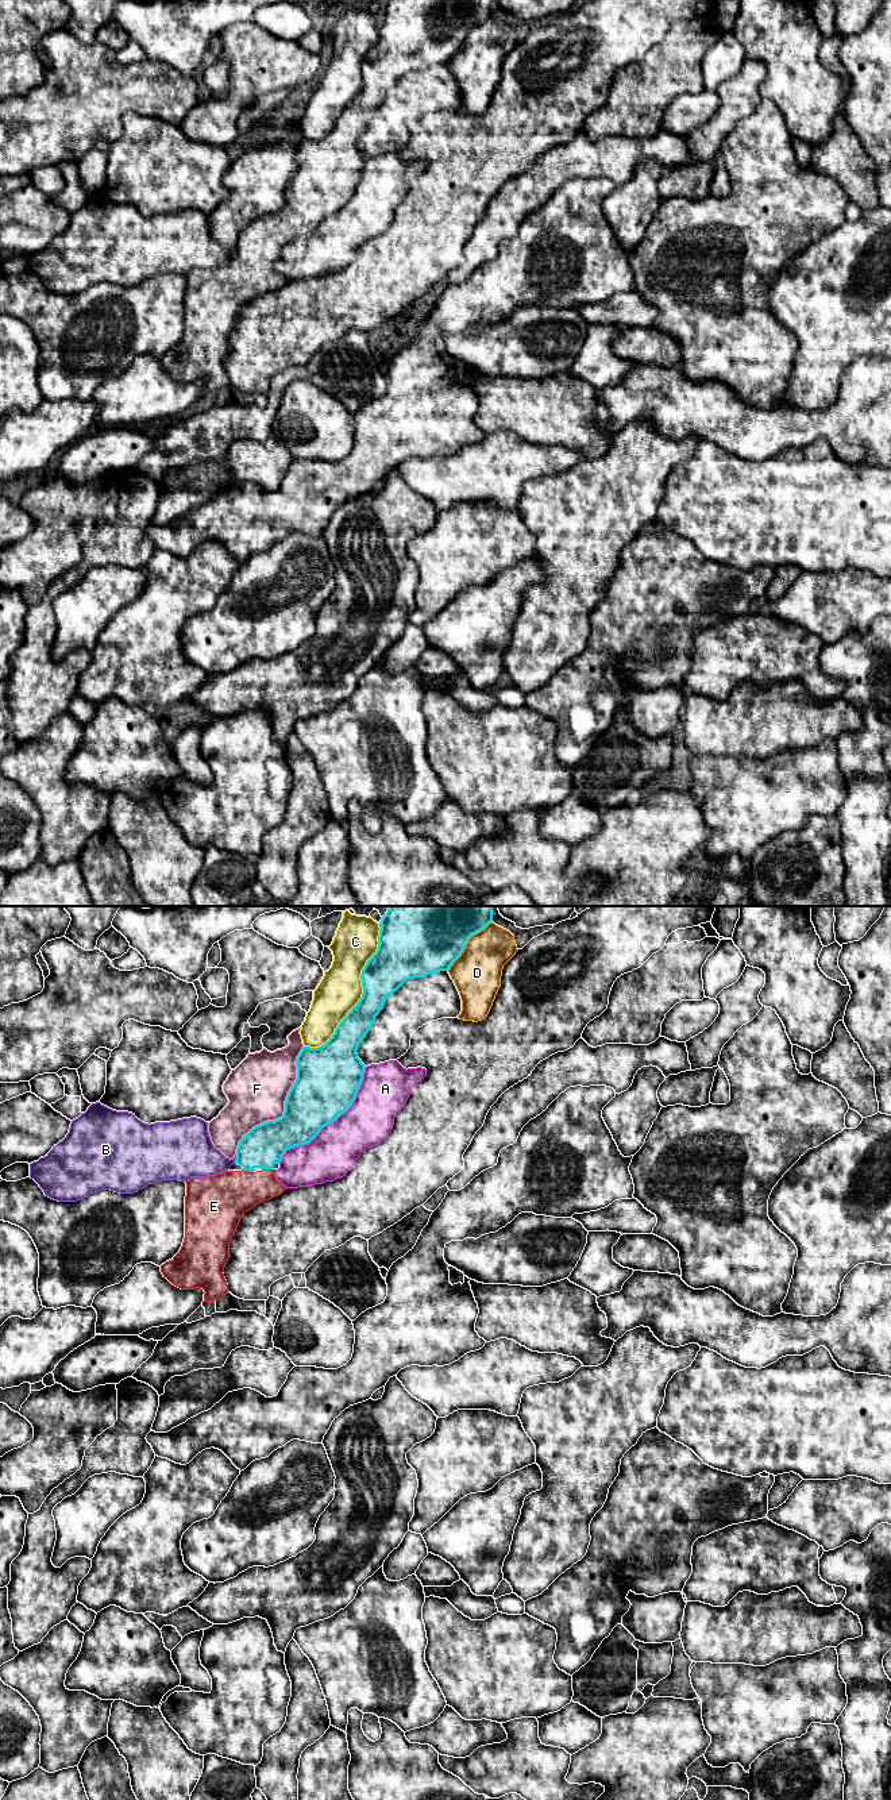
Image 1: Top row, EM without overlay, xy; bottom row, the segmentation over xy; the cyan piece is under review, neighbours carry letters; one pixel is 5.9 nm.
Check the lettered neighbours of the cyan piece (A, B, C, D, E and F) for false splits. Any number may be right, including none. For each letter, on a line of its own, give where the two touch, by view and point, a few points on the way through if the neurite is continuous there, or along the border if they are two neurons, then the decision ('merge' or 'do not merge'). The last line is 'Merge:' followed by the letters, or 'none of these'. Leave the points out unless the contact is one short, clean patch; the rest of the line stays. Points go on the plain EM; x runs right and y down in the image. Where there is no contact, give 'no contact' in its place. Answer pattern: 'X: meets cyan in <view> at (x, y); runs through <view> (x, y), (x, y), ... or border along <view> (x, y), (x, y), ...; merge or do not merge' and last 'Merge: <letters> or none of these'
A: meets cyan in xy at (331, 215); do not merge
B: meets cyan in xy at (236, 251); do not merge
C: meets cyan in xy at (363, 85); do not merge
D: meets cyan in xy at (466, 35); do not merge
E: meets cyan in xy at (267, 261); merge
F: meets cyan in xy at (285, 200); do not merge
Merge: E

